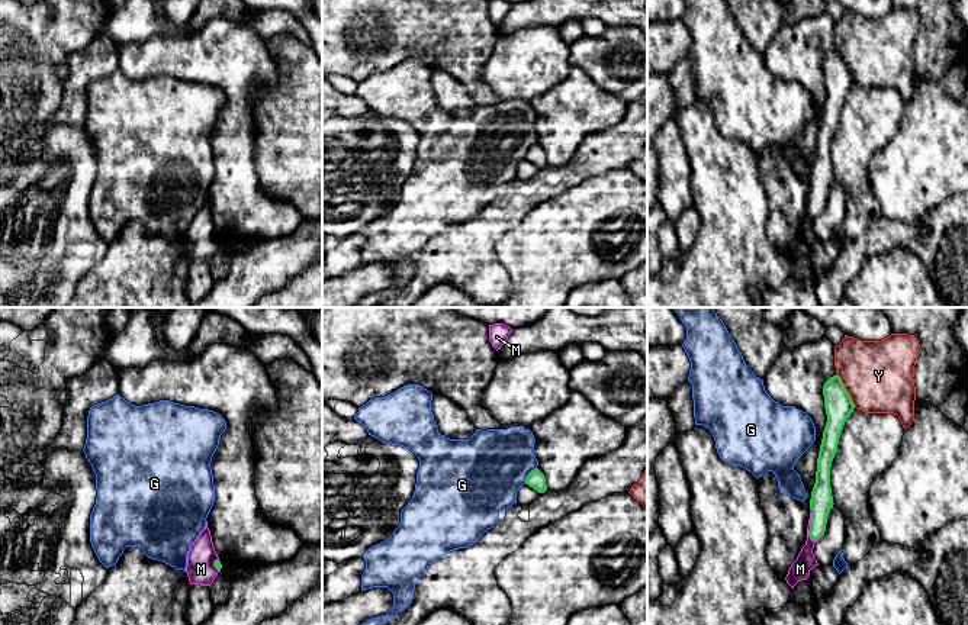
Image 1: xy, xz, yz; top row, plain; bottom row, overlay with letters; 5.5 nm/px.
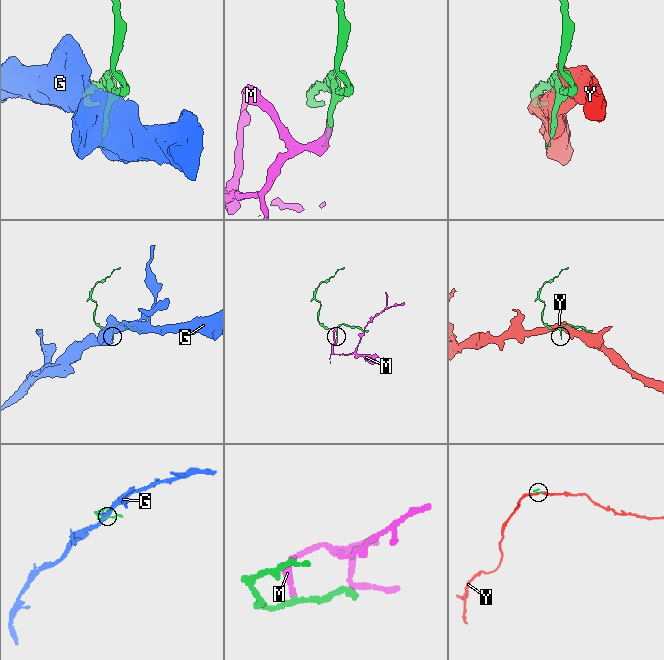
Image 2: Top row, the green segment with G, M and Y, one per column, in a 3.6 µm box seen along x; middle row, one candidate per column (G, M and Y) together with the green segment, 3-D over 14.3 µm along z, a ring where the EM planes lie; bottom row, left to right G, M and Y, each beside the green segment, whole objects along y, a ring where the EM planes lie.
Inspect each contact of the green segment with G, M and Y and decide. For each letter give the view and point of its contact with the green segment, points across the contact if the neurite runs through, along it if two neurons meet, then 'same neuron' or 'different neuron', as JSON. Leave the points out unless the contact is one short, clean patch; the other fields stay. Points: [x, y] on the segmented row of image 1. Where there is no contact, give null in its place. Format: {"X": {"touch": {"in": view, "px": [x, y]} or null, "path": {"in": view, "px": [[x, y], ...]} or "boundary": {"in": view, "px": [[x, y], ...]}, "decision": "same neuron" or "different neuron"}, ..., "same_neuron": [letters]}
{"G": {"touch": {"in": "xz", "px": [528, 474]}, "decision": "different neuron"}, "M": {"touch": {"in": "yz", "px": [811, 527]}, "decision": "same neuron"}, "Y": {"touch": {"in": "yz", "px": [845, 390]}, "decision": "different neuron"}, "same_neuron": ["M"]}

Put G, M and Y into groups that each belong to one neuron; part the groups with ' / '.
G / M / Y

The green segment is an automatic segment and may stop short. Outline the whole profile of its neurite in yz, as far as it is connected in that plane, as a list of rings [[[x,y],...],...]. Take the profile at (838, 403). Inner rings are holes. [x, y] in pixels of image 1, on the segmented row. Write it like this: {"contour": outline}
{"contour": [[[837,374],[824,383],[823,396],[827,422],[823,431],[817,458],[816,483],[810,499],[811,512],[807,526],[807,541],[785,577],[787,583],[792,589],[798,581],[807,580],[810,571],[819,566],[814,558],[813,548],[824,535],[827,518],[834,505],[830,487],[830,467],[837,451],[843,425],[855,409],[855,405]]]}

